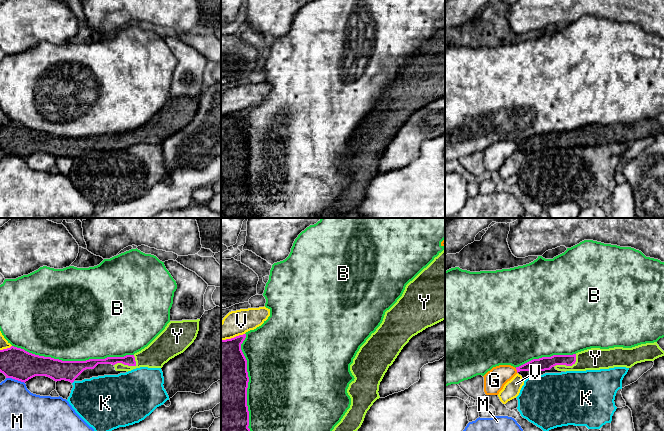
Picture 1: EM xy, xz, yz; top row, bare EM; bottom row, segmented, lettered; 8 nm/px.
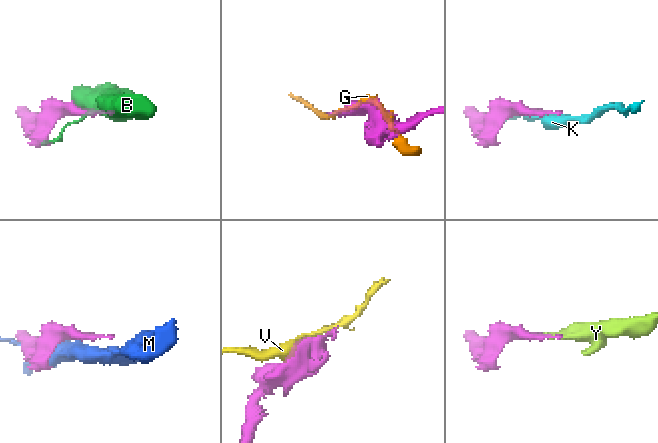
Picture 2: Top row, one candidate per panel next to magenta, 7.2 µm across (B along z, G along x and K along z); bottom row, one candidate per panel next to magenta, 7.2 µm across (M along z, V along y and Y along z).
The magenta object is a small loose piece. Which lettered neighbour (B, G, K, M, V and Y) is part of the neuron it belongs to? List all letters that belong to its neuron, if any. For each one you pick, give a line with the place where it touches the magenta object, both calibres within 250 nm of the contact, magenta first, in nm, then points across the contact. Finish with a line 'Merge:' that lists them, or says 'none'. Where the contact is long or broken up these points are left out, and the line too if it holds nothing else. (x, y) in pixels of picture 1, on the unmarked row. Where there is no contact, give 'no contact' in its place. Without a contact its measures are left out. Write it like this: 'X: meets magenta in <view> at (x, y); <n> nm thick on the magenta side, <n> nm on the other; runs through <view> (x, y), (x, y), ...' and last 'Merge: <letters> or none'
Y: meets magenta in xy at (128, 141); 90 nm thick on the magenta side, 200 nm on the other
Merge: Y

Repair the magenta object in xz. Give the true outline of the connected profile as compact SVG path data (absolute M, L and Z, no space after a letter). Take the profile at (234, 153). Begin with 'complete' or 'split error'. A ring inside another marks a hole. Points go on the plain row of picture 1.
complete | M246 110L221 116L221 218L251 218L247 182L247 136L241 126Z

